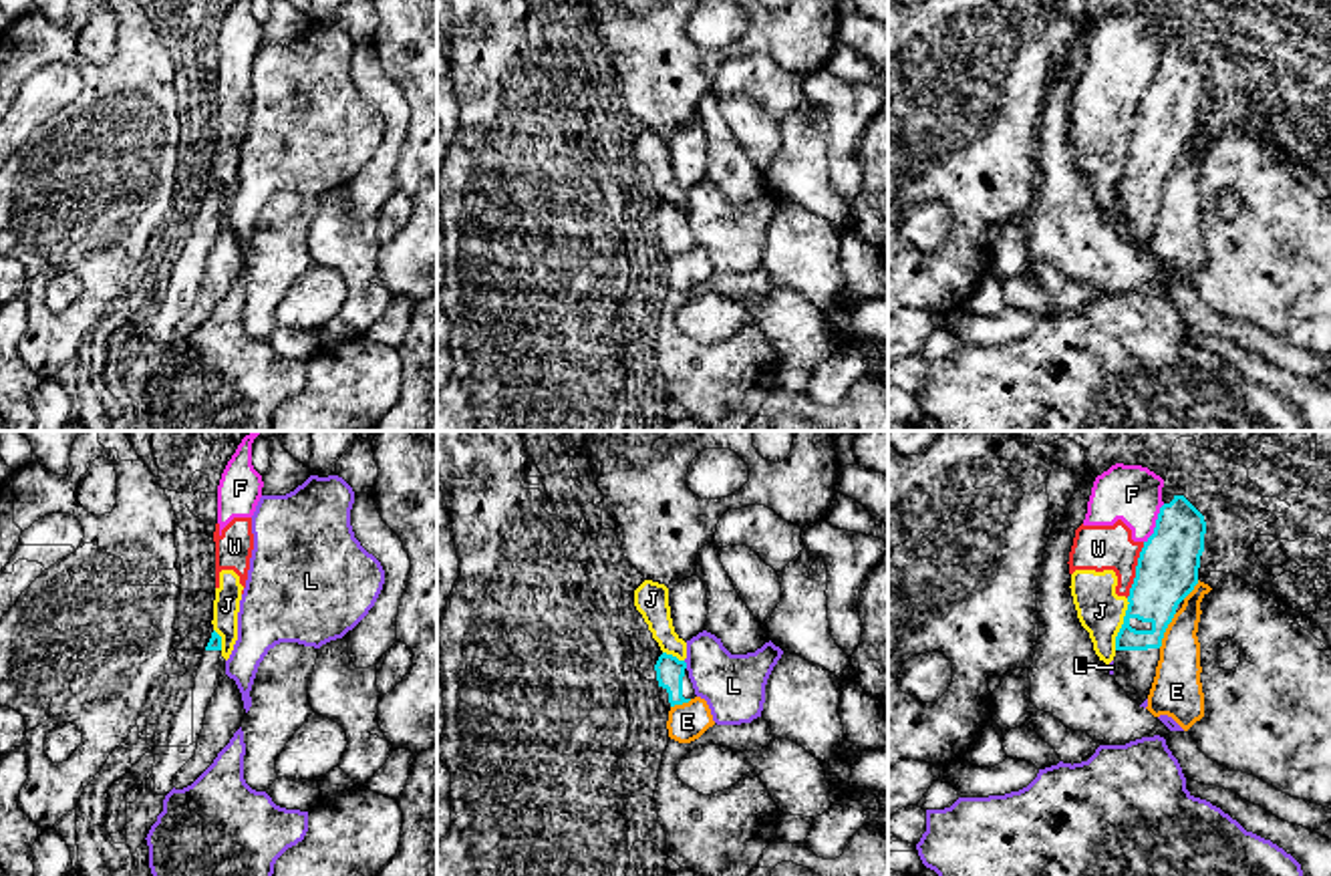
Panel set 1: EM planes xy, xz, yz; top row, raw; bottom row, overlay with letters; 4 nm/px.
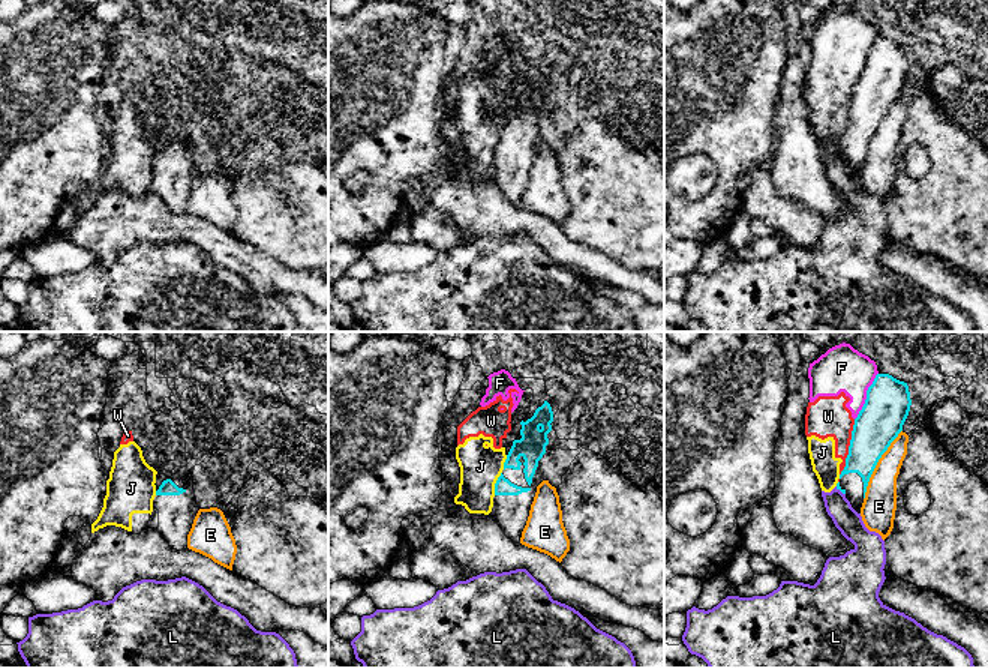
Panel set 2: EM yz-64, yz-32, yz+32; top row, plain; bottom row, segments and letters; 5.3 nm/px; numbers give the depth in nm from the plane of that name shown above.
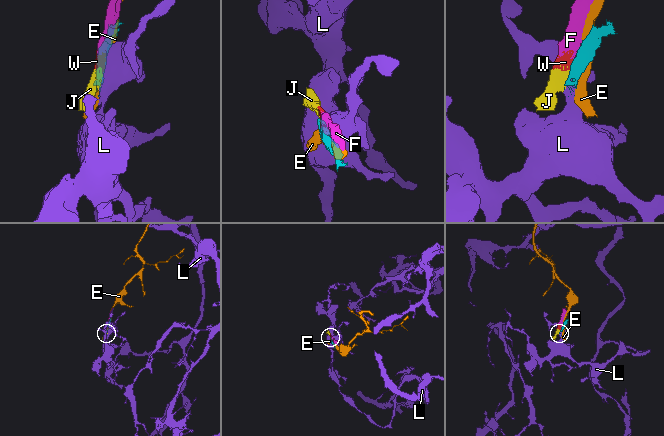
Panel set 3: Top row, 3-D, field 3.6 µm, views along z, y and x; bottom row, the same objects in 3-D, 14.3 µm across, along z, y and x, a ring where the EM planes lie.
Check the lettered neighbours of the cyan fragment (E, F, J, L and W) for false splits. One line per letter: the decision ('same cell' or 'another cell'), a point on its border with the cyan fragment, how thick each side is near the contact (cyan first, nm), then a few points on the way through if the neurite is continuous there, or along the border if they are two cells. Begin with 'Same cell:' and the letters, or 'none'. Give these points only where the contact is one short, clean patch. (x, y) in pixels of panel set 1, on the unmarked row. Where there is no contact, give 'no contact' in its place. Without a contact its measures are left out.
Same cell: none
E: another cell | yz (1164, 180) | 240/200 nm
F: another cell | yz (1156, 73) | 240/220 nm | along yz (1164, 53), (1154, 81), (1144, 91)
J: another cell | yz (1122, 174) | 220/190 nm | along yz (1128, 148), (1114, 198)
L: another cell | xz (685, 214) | 110/260 nm
W: another cell | yz (1136, 119) | 240/180 nm | along yz (1144, 91), (1138, 103), (1136, 125), (1126, 146)

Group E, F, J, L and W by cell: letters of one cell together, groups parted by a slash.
E / F J W / L

